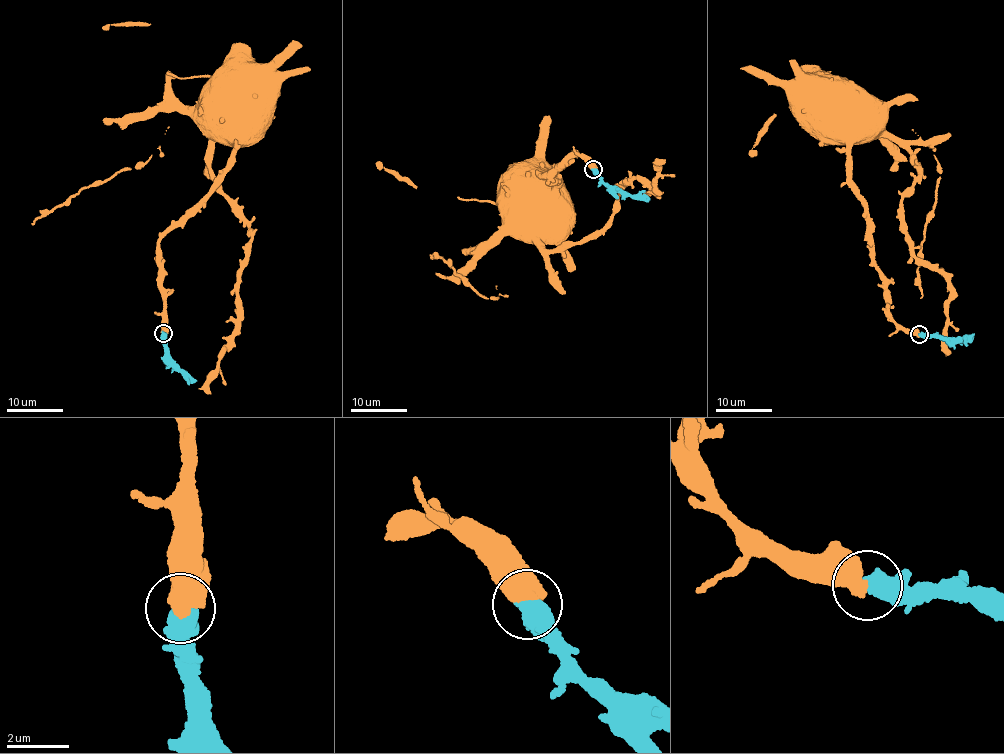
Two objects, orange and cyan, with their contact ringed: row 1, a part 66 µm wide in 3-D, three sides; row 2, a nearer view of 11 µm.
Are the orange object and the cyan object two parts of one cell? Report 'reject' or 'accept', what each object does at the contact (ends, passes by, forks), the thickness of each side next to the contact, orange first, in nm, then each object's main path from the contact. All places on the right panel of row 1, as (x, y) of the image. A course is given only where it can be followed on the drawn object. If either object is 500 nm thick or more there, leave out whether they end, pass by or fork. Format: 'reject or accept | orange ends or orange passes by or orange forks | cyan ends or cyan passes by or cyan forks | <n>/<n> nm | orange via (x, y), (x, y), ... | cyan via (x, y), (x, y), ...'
accept | 800/600 nm | orange via (919, 334), (891, 319), (884, 297), (884, 276), (869, 241), (871, 229), (851, 178), (843, 130), (800, 91) | cyan via (919, 334), (937, 334), (963, 340), (967, 335), (973, 335)

